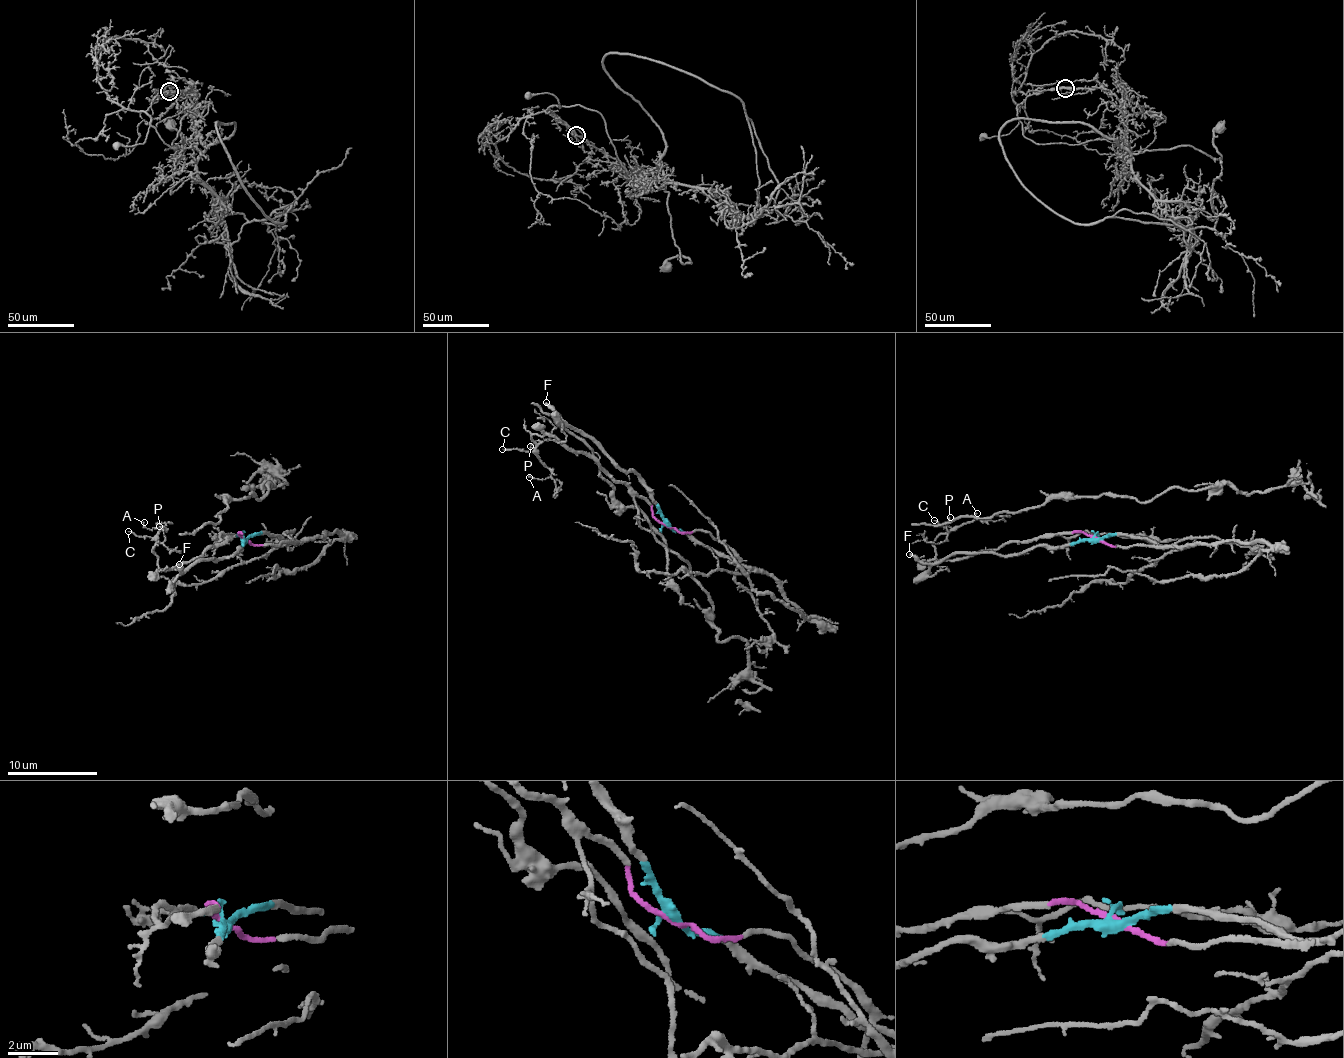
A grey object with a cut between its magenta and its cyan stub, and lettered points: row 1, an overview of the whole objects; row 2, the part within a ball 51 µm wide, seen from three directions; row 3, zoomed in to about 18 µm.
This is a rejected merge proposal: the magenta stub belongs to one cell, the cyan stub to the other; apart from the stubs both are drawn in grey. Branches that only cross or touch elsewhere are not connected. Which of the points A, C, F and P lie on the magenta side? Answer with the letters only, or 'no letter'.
A, C, P

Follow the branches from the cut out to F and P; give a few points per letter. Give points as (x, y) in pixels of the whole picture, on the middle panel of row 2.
F: (667, 526), (636, 473), (617, 469), (588, 436), (572, 430), (558, 411), (545, 402)
P: (667, 526), (644, 499), (608, 478), (593, 459), (549, 435), (531, 437), (540, 441), (531, 445)

